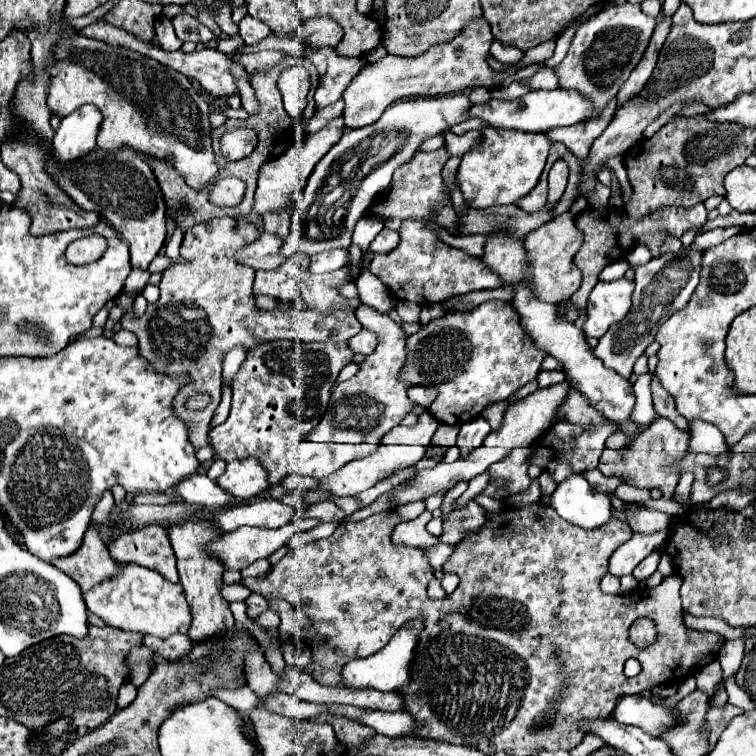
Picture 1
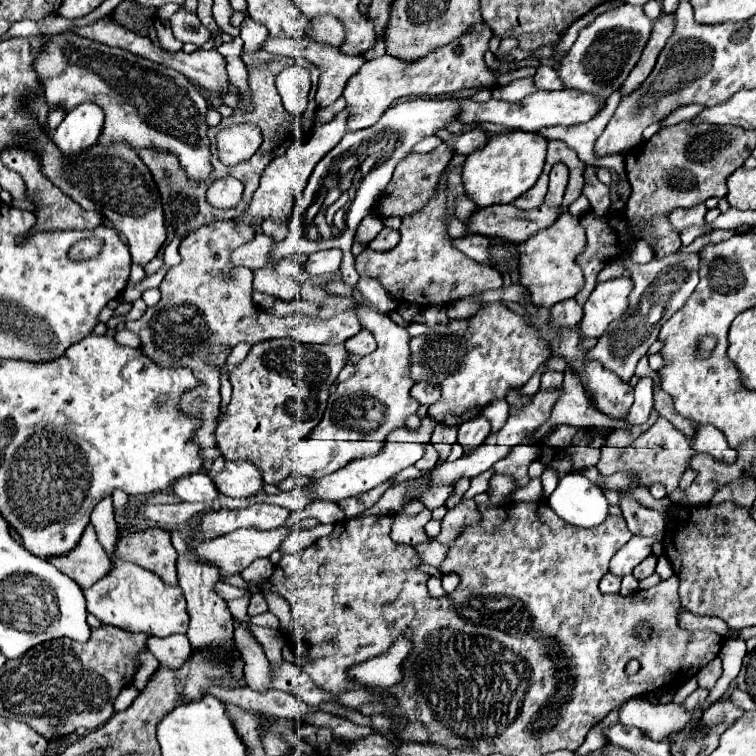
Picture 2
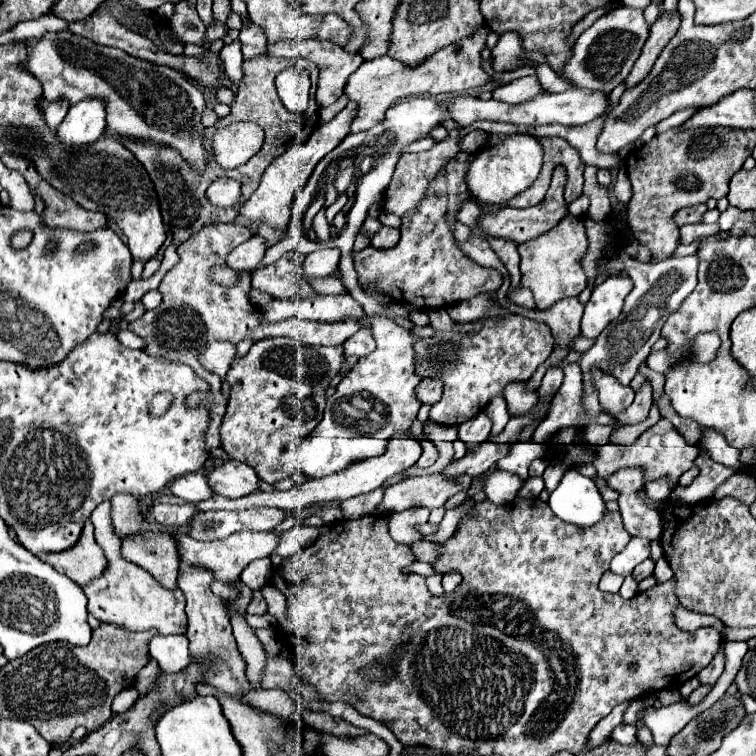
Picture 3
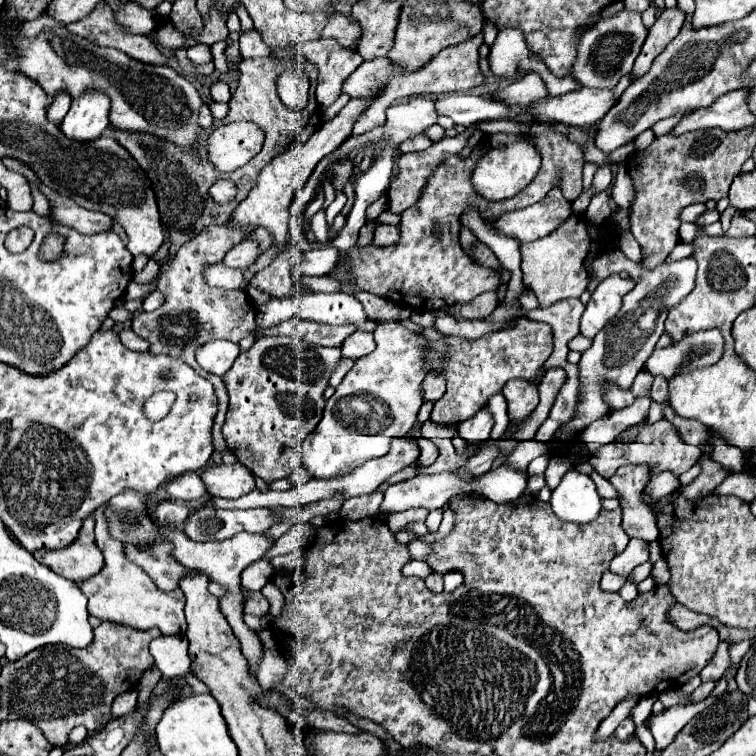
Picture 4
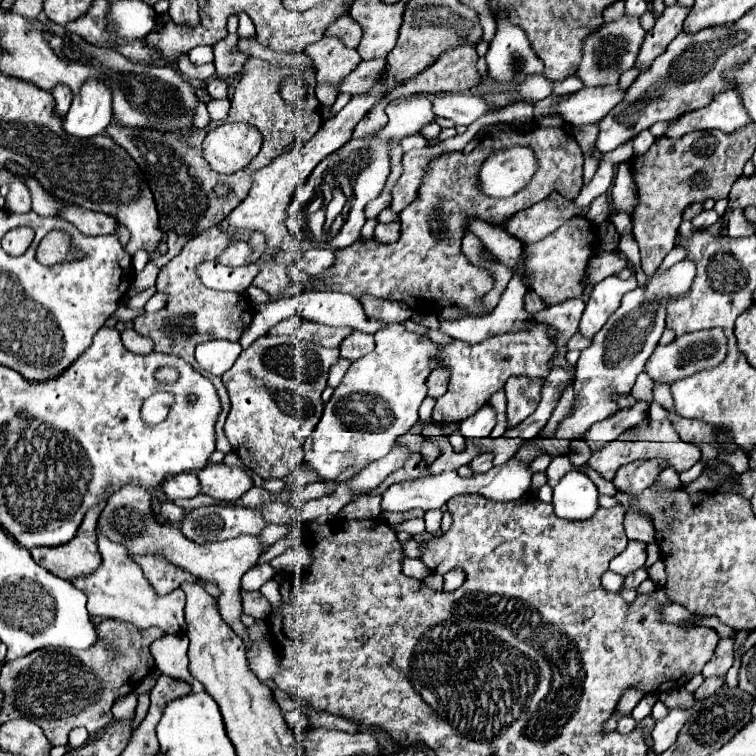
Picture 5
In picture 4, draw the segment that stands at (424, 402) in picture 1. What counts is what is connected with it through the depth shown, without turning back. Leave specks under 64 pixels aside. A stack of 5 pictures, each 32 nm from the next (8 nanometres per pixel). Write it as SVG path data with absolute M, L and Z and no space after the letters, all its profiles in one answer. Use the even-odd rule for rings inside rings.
M430 374L424 378L424 384L422 384L422 396L426 402L438 402L442 398L446 390L446 380L444 376L438 376L438 374Z

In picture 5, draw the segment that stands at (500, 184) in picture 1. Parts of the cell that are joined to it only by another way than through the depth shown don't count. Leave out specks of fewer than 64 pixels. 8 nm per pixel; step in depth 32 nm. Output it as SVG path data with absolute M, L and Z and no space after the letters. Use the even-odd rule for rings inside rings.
M528 146L496 150L478 170L478 188L490 198L514 196L532 180L536 168L536 154Z

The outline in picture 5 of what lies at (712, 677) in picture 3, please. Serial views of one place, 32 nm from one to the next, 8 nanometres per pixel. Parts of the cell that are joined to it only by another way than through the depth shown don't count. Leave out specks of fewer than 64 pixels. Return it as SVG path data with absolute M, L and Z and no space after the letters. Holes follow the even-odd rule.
M722 638L716 646L716 652L712 656L712 660L706 664L706 668L702 670L702 676L704 678L710 678L710 676L724 676L728 672L728 668L732 666L734 662L734 656L732 656L732 648L734 648L734 640L732 638Z

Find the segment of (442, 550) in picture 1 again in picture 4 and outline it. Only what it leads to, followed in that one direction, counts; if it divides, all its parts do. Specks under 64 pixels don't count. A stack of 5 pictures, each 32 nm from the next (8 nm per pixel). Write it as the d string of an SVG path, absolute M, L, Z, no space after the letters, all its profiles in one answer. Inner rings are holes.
M414 540L414 542L410 542L410 544L408 544L408 550L410 550L412 558L416 558L416 560L424 560L424 562L428 560L428 556L430 556L430 552L432 552L430 544L424 542L424 540Z

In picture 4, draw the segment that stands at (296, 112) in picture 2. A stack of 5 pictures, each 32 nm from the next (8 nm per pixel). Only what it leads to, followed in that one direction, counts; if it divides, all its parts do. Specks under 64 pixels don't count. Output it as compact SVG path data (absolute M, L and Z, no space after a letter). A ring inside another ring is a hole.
M288 70L276 80L278 96L288 108L303 109L308 102L309 80L302 70Z

